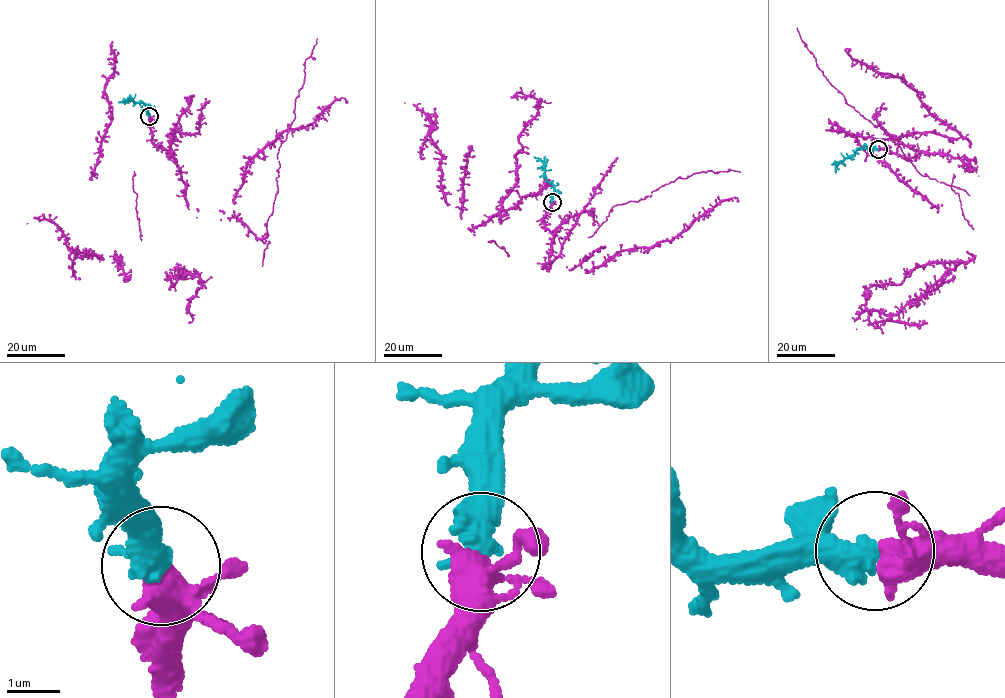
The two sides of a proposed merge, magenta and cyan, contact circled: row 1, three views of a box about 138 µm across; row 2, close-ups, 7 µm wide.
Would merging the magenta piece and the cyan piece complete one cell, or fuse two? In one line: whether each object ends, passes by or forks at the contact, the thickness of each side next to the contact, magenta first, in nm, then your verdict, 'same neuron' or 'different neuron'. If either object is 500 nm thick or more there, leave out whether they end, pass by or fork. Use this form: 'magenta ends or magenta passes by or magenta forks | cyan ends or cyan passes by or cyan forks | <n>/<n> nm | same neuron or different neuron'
magenta forks | cyan ends | 320/480 nm | same neuron

